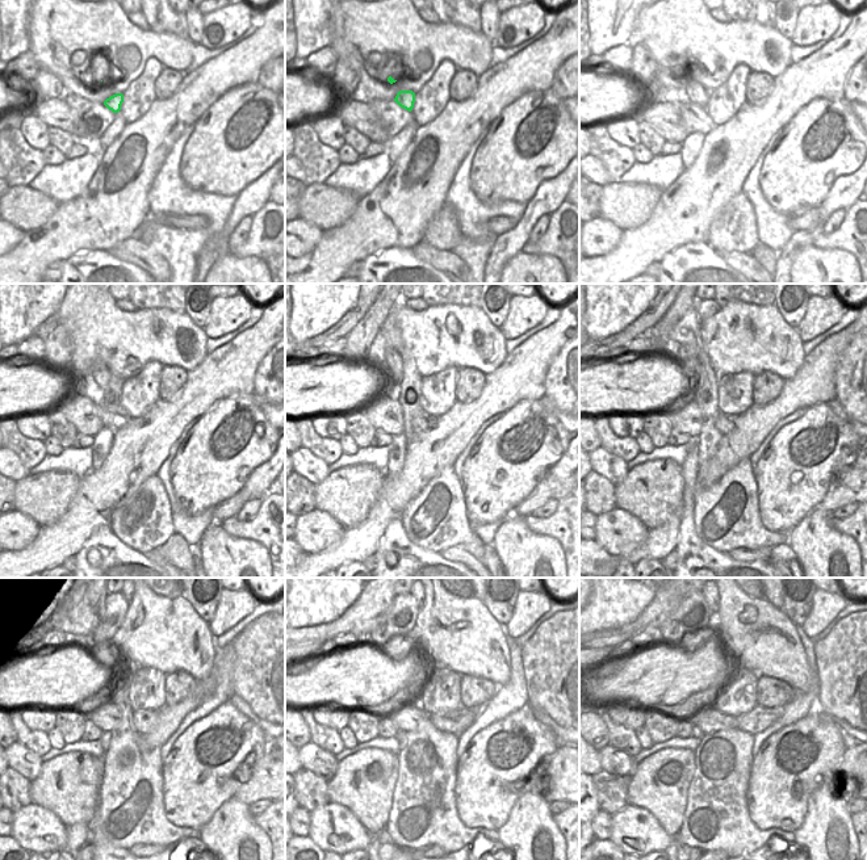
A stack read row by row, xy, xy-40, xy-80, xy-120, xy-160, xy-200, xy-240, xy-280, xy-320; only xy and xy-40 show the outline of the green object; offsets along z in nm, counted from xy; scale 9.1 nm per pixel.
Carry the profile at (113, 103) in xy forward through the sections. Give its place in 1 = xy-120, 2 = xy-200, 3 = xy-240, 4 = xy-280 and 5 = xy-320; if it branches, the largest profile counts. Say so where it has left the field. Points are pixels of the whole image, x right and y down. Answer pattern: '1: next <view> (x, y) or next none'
1: next xy-120 (101, 376)
2: next xy-200 (687, 363)
3: next xy-240 (114, 607)
4: next xy-280 (398, 621)
5: next xy-320 (690, 620)

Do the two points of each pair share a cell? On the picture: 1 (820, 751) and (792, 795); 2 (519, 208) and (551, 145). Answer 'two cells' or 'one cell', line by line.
1: one cell
2: two cells

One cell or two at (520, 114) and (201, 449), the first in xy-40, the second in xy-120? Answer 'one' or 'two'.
one

